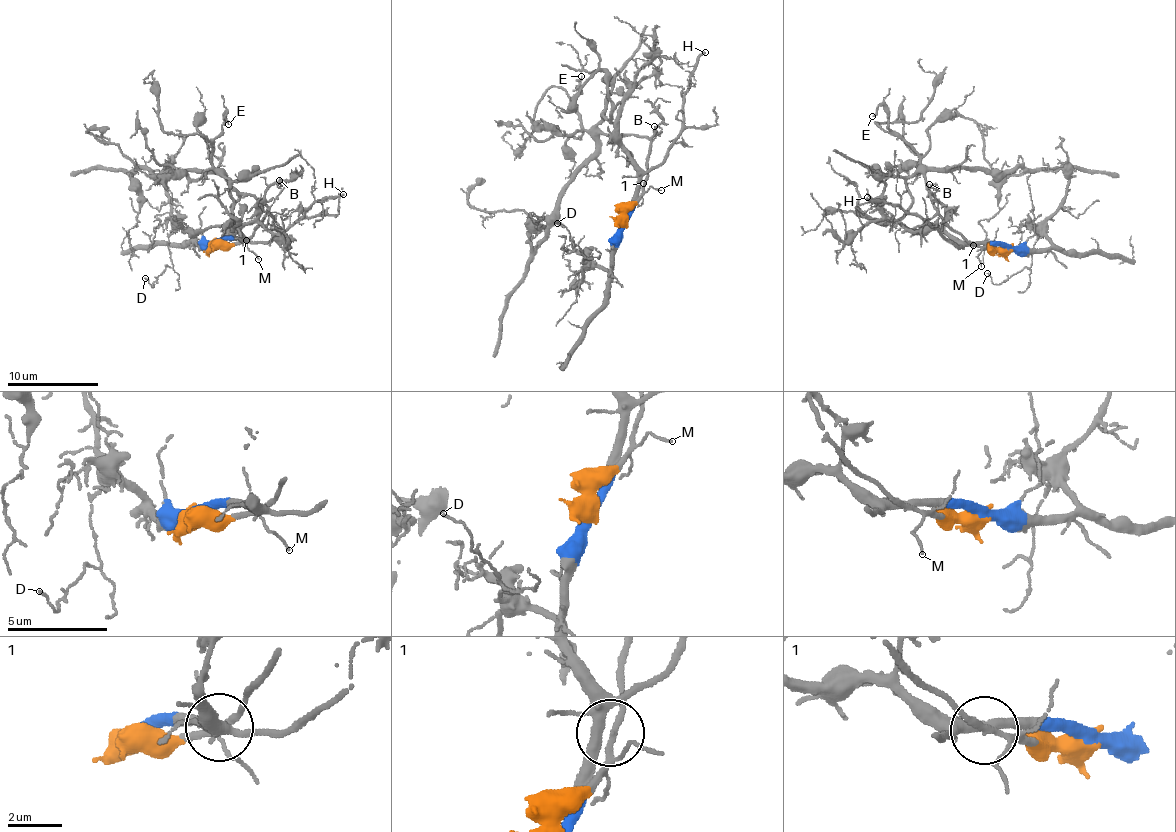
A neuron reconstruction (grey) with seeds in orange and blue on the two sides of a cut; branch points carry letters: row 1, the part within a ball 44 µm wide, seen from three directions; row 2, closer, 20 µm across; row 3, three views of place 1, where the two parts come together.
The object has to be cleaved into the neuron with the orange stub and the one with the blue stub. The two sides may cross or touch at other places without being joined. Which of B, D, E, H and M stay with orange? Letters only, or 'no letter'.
B, E, M

